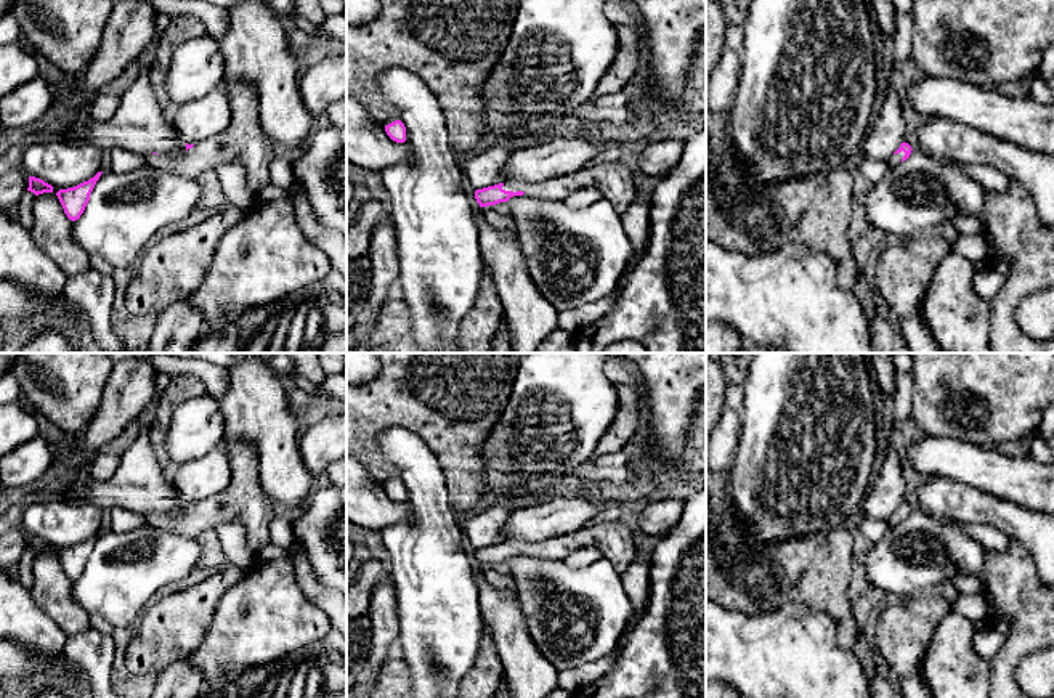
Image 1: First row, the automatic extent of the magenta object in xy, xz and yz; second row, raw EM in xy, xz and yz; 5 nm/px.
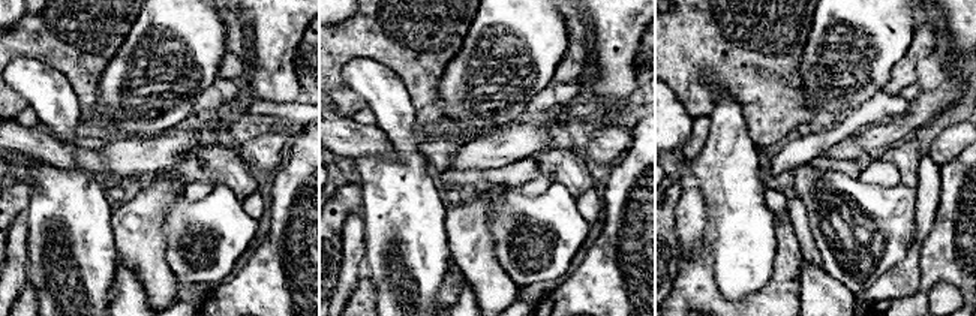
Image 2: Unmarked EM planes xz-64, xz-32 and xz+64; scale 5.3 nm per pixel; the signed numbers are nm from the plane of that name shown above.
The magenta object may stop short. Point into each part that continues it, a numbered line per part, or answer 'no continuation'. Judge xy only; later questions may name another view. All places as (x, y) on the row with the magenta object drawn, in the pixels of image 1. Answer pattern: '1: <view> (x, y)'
1: xy (243, 142)

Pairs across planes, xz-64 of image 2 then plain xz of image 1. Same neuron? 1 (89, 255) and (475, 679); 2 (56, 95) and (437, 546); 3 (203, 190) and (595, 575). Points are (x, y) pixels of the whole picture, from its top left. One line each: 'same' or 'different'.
1: different
2: same
3: different

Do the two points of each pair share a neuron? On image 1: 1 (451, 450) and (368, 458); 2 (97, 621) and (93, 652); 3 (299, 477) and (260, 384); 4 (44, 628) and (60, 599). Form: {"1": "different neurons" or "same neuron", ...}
{"1": "same neuron", "2": "different neurons", "3": "same neuron", "4": "different neurons"}

